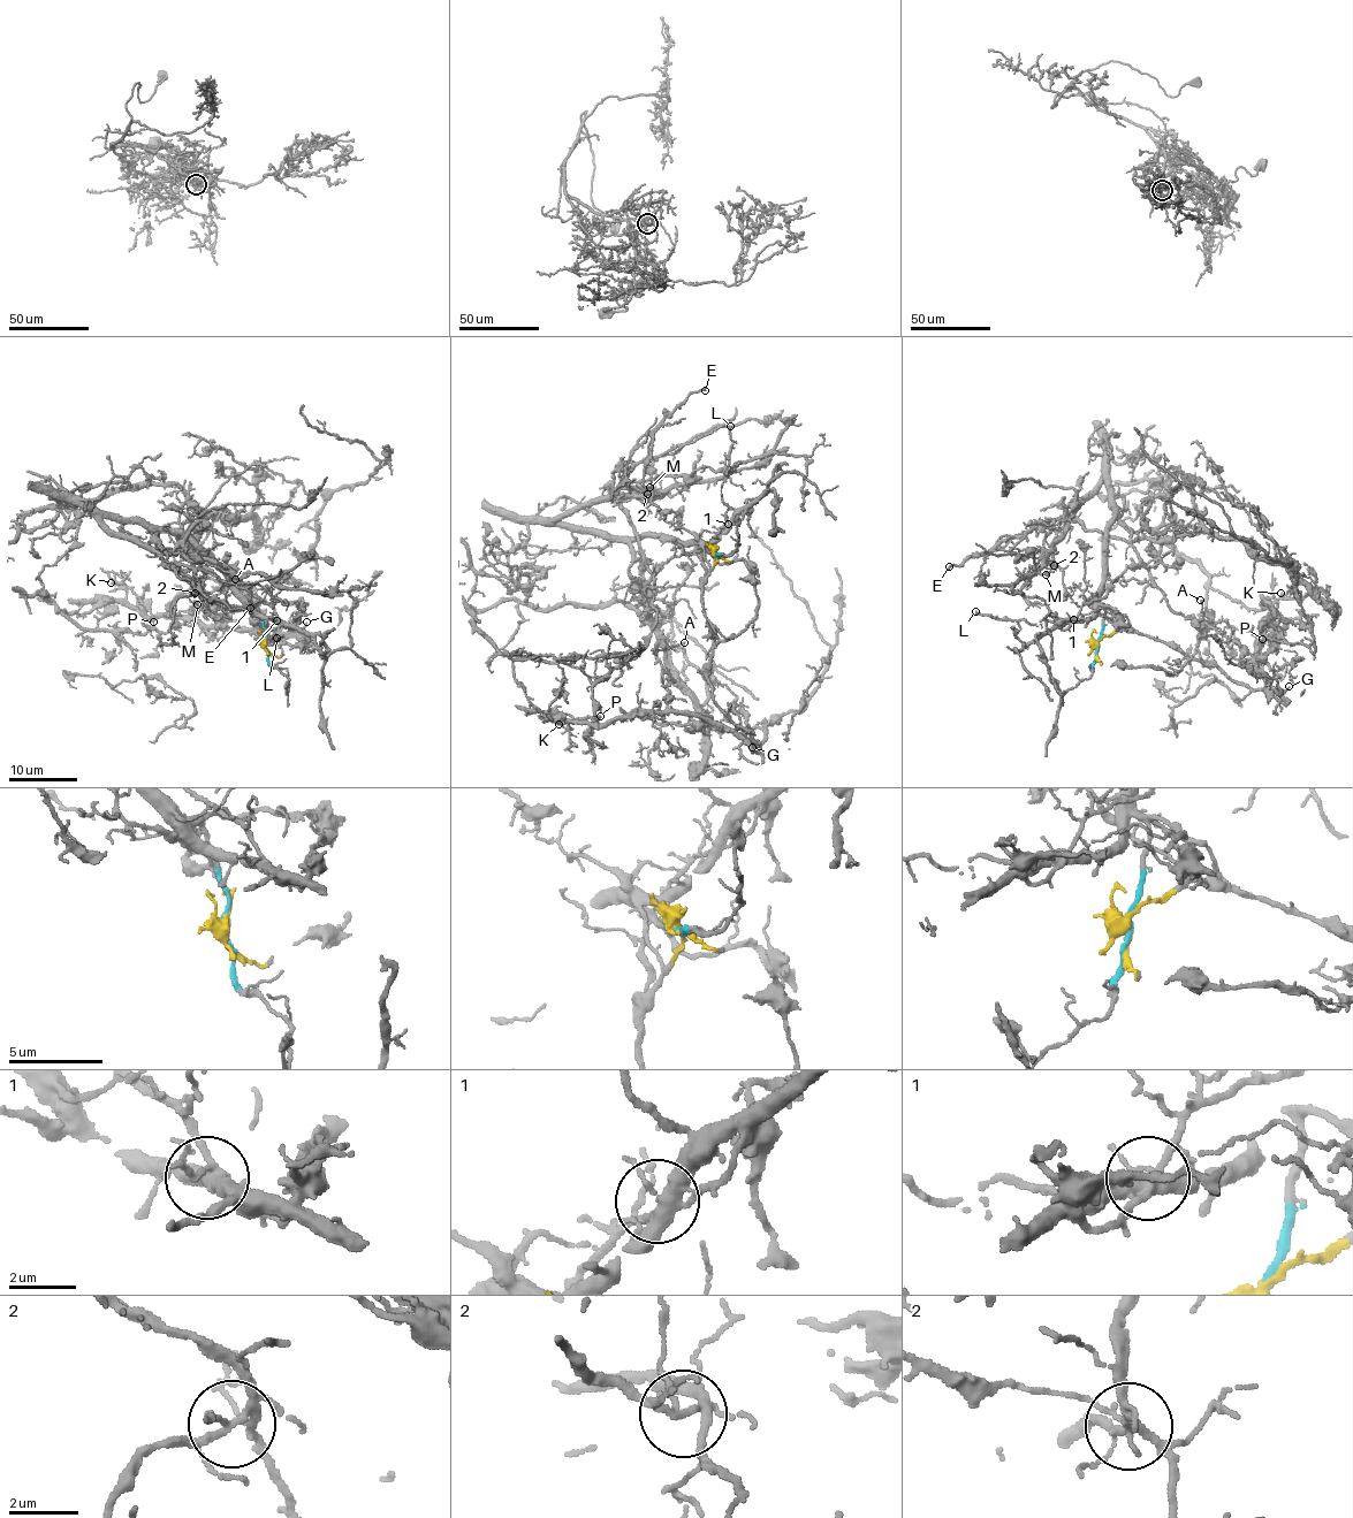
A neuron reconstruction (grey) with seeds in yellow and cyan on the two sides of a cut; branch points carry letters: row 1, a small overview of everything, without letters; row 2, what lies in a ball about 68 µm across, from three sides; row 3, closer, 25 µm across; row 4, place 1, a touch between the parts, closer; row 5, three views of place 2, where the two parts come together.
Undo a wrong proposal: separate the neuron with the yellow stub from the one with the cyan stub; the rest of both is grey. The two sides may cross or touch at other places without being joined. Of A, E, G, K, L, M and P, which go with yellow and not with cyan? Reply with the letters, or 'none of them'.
A, G, K, P

